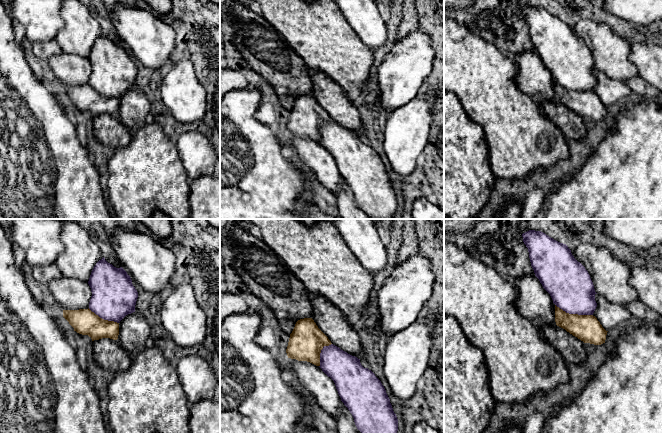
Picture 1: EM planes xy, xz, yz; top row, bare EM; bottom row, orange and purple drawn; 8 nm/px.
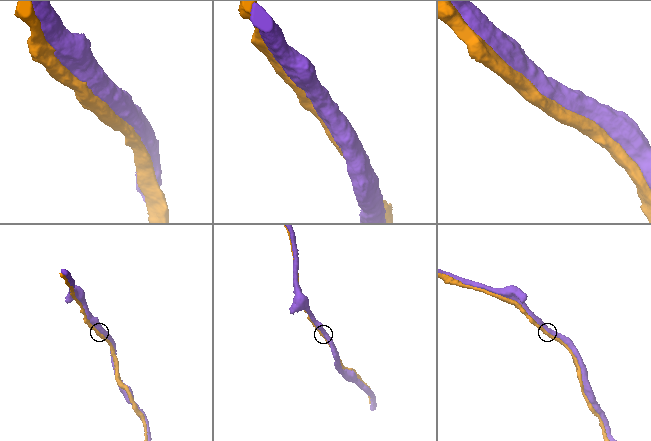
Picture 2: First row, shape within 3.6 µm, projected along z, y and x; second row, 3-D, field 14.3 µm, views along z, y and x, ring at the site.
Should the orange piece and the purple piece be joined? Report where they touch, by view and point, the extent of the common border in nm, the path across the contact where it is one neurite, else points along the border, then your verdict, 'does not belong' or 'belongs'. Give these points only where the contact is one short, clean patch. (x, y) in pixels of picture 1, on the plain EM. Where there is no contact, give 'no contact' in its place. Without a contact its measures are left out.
yz (574, 90) | 320 nm | belongs

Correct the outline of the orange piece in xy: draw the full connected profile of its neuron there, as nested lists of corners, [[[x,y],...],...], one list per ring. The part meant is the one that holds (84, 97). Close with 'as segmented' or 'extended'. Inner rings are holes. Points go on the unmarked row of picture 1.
[[[103,33],[94,42],[88,60],[92,72],[88,85],[63,86],[63,93],[79,110],[88,111],[92,117],[102,114],[118,115],[119,98],[128,90],[135,88],[138,68],[127,48],[116,44]]]; extended

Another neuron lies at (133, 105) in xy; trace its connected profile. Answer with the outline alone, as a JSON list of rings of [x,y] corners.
[[[138,88],[126,91],[119,98],[117,118],[131,133],[146,124],[146,116],[150,114],[150,101]]]

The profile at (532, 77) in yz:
[[[523,51],[513,57],[518,64],[515,82],[524,93],[535,101],[554,101],[555,80],[535,51]]]

